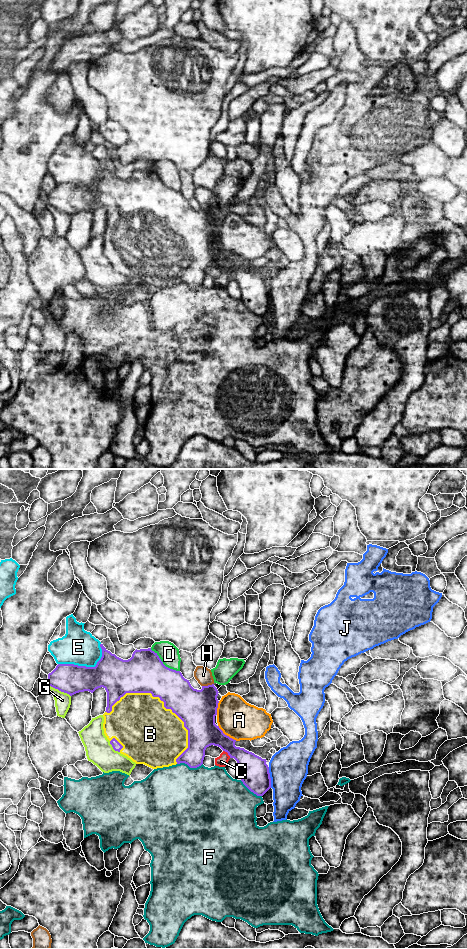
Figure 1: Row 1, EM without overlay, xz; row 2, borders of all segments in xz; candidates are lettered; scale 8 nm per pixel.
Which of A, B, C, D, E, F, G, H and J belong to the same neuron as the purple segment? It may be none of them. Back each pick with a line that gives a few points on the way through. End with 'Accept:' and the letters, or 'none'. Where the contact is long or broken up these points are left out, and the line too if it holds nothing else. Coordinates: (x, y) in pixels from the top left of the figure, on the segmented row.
Accept: B

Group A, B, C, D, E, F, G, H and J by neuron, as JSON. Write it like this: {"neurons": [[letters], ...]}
{"neurons": [["A"], ["B"], ["C"], ["D"], ["E"], ["F"], ["G"], ["H"], ["J"]]}

